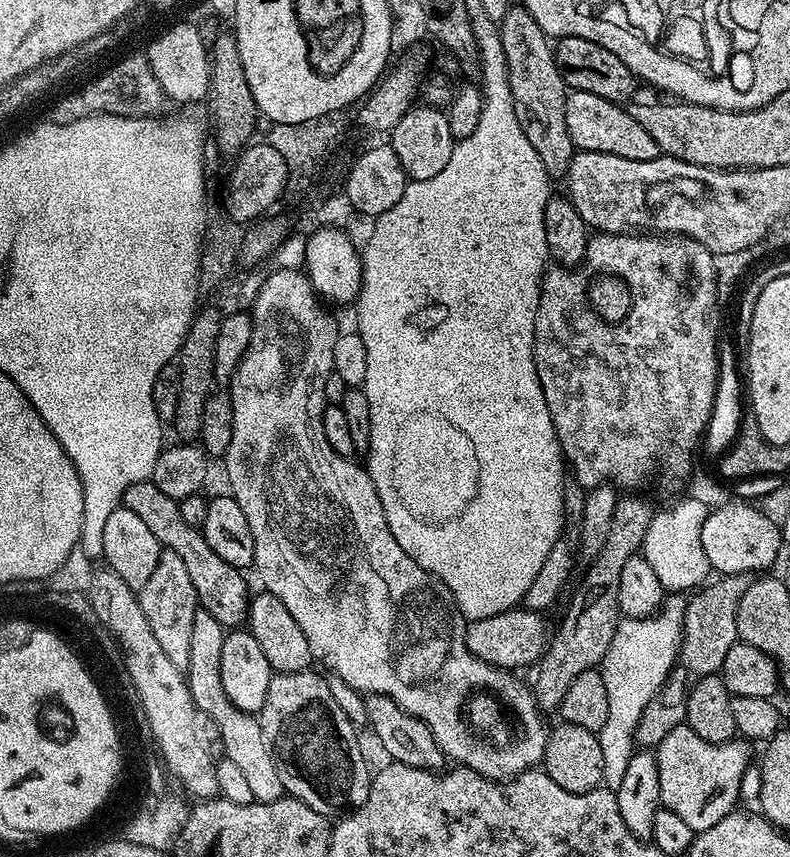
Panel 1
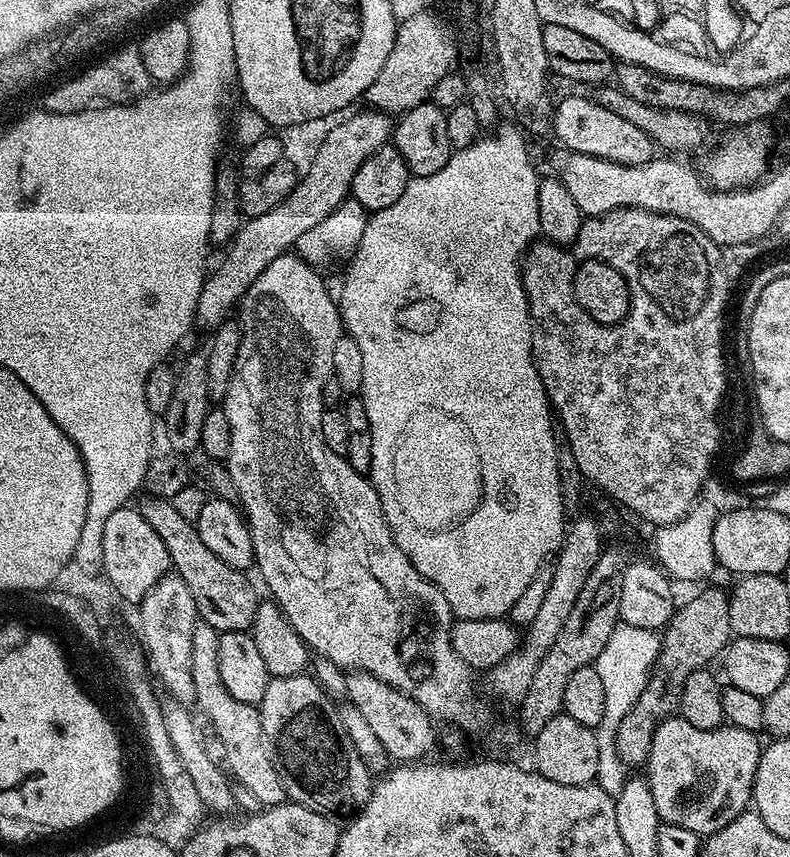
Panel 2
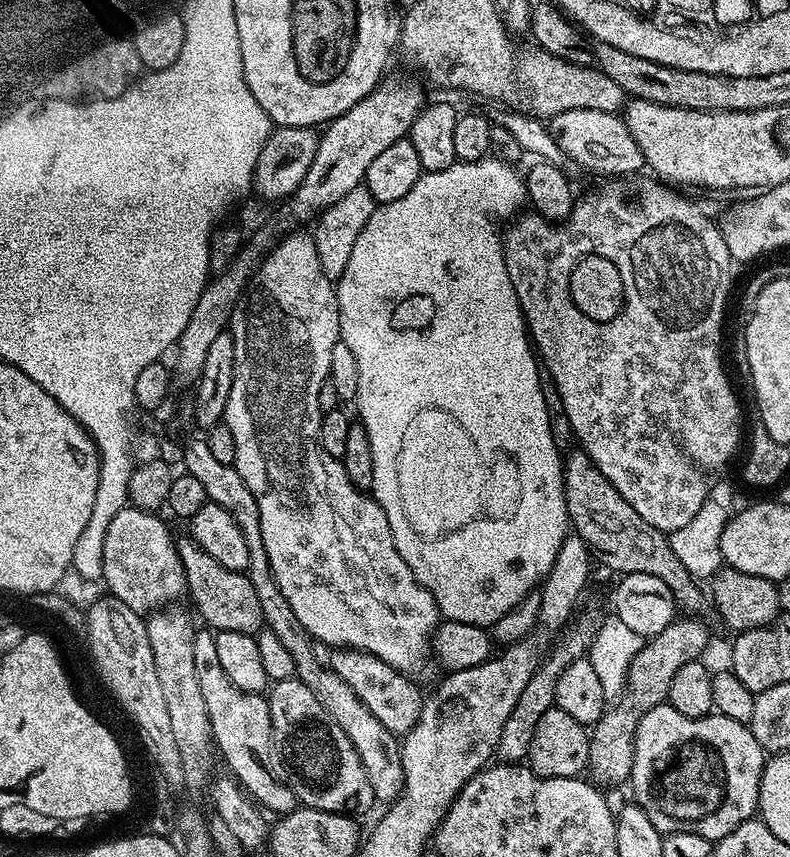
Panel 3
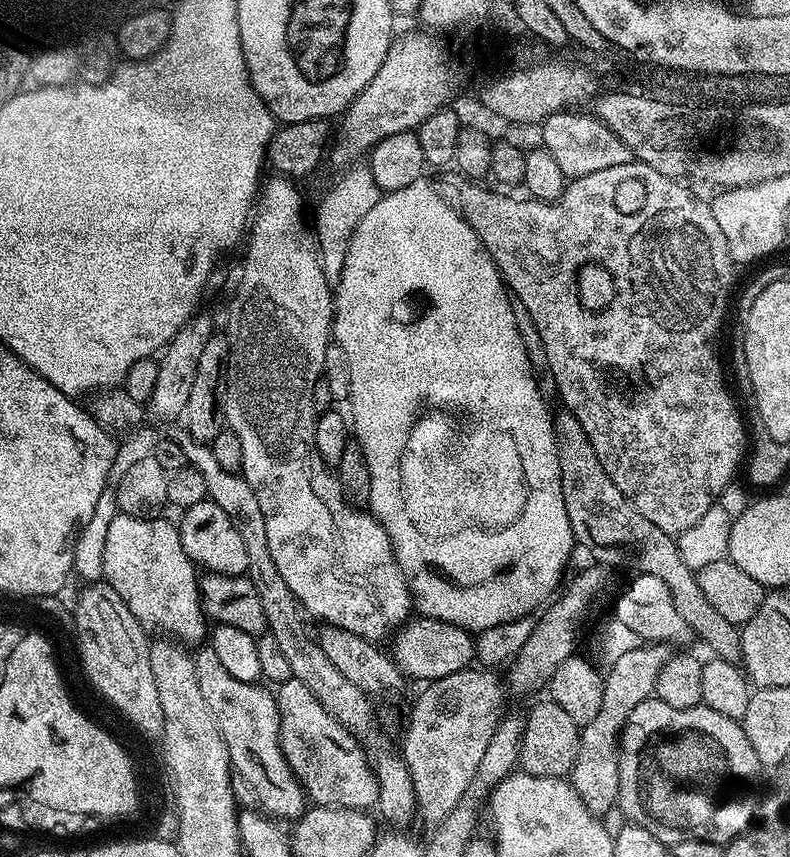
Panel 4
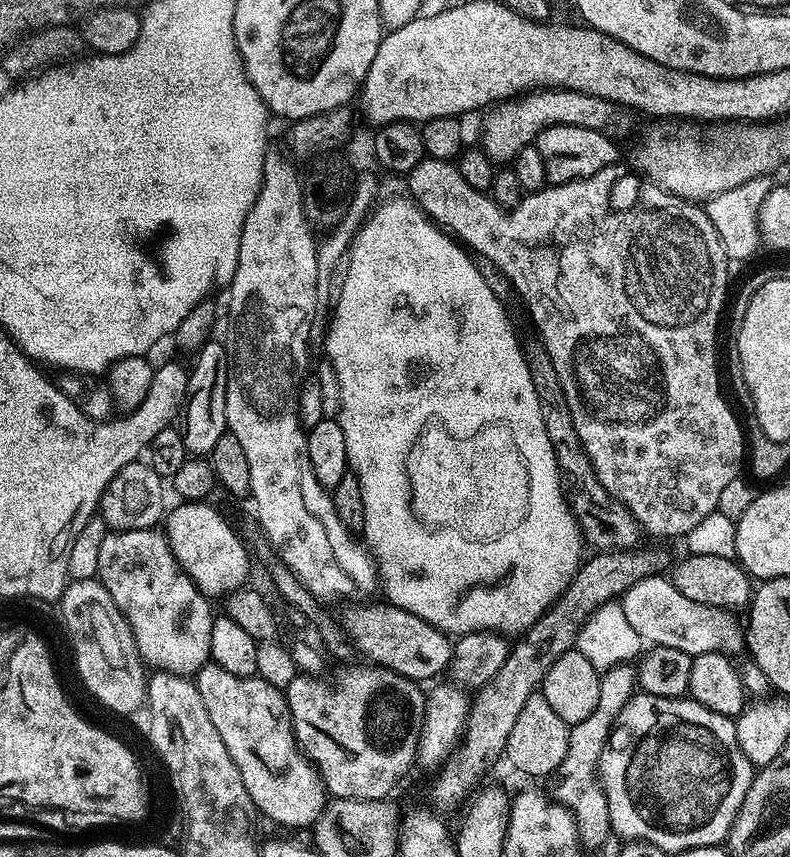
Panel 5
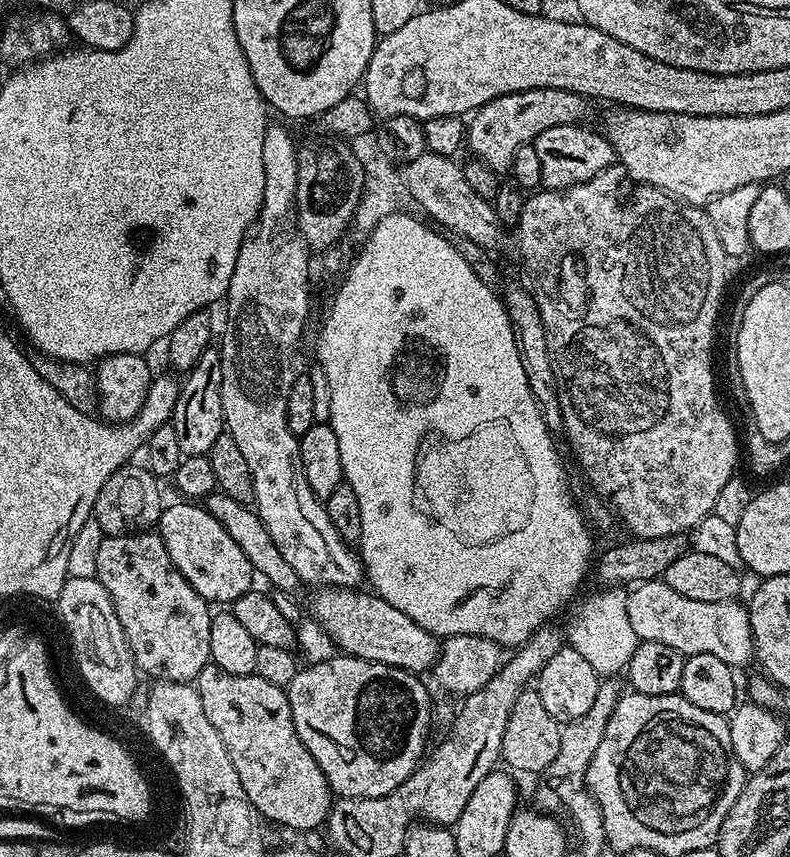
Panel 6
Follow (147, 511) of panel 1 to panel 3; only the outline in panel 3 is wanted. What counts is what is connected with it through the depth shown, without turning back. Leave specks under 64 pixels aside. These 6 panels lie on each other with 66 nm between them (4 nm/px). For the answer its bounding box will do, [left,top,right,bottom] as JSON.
[176,538,265,636]

